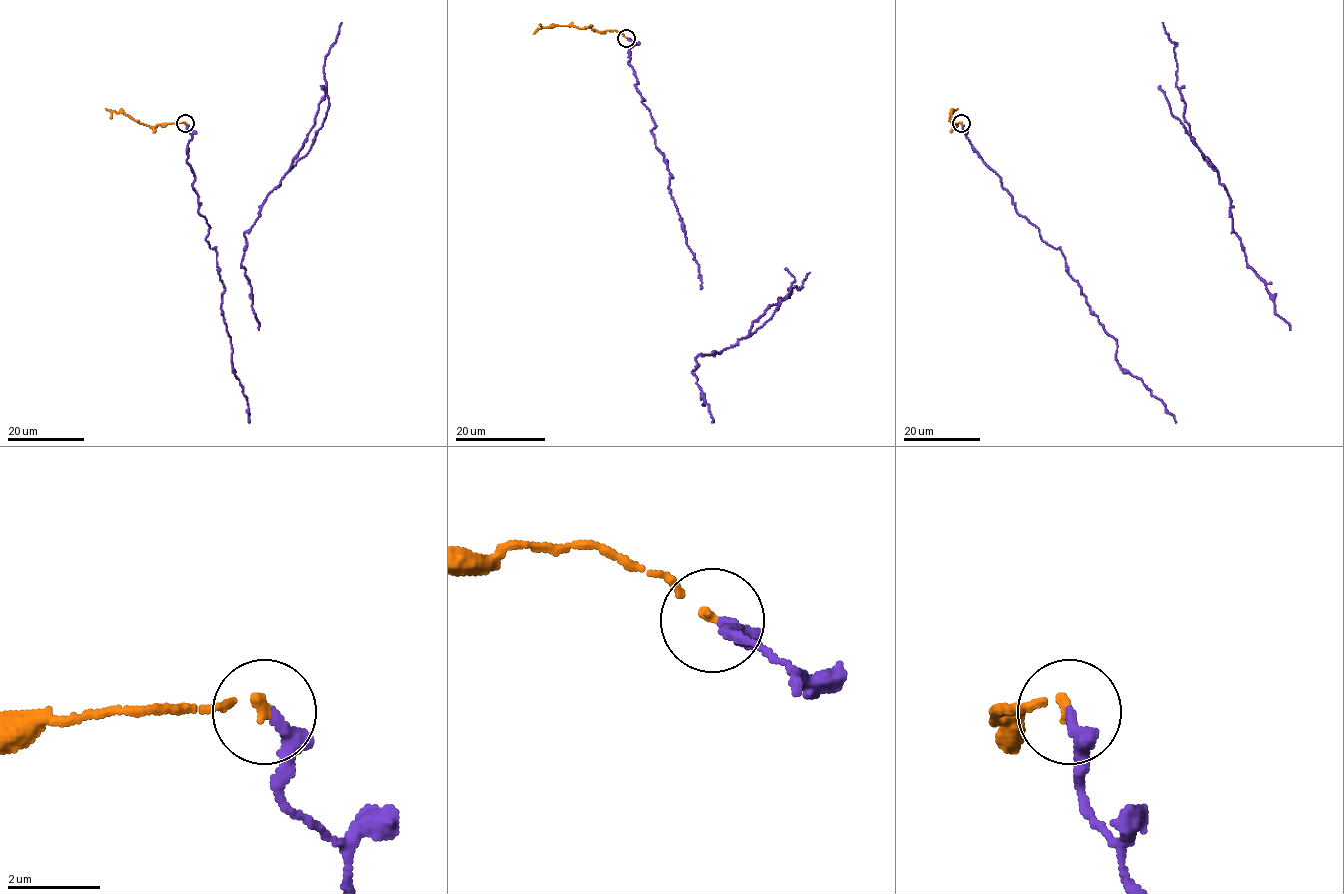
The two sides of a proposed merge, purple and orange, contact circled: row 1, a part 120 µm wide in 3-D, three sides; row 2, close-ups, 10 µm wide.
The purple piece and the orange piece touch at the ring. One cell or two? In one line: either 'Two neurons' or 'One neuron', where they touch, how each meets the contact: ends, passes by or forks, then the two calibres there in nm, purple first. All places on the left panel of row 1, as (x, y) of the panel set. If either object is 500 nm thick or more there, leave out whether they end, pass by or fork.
One neuron. Place: (185, 123). At the ring purple ends. At the ring orange ends. Thickness 320 nm (purple) against 180 nm

